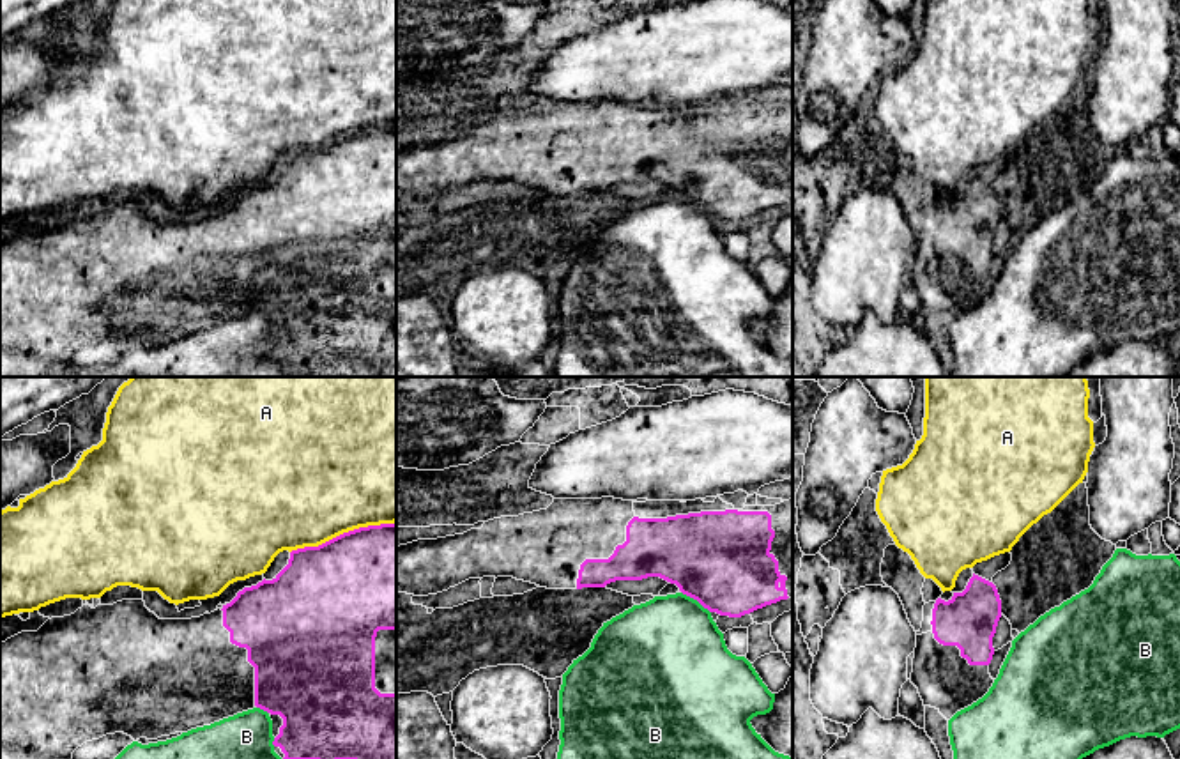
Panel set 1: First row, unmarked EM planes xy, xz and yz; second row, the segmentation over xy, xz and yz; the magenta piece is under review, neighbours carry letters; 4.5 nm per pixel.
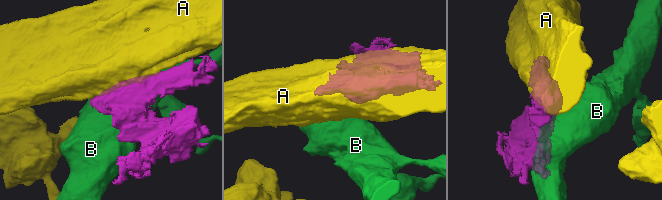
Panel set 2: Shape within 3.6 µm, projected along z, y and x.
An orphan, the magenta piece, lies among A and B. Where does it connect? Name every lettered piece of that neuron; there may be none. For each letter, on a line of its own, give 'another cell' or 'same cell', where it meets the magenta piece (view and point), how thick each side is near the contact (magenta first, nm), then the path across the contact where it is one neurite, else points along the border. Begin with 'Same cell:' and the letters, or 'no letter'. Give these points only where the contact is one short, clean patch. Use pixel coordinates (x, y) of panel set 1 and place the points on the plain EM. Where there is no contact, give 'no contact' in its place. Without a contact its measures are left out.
Same cell: no letter
A: another cell; meets magenta in xy at (344, 137); 480 nm thick on the magenta side, 500 nm on the other
B: another cell; meets magenta in xz at (696, 202); 440 nm thick on the magenta side, 460 nm on the other

